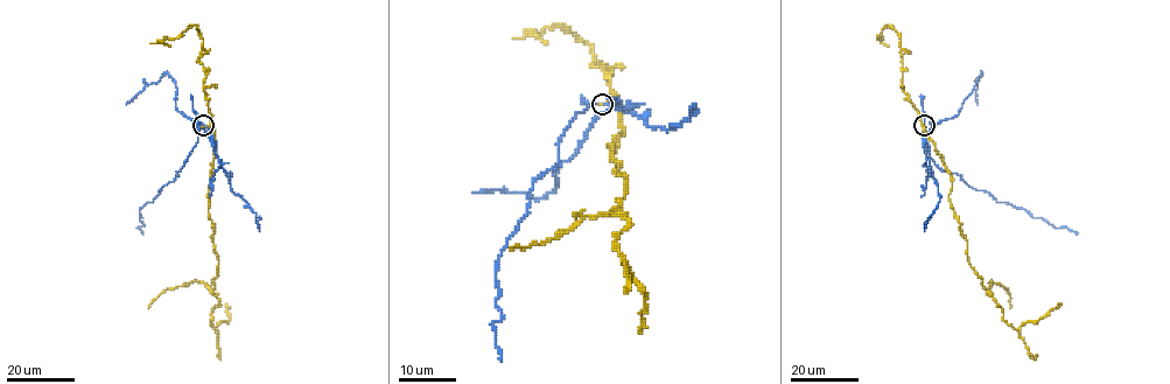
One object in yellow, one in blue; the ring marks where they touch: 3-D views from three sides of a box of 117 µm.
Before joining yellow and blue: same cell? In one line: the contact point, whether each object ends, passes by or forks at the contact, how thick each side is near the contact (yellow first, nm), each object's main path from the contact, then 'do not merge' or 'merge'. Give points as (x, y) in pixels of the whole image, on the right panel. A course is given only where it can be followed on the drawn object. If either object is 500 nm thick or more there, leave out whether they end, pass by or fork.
(924, 125) | yellow ends | blue passes by | 440/180 nm | yellow via (925, 125), (951, 174), (948, 200), (969, 266), (1002, 318), (1017, 328), (1062, 302) | blue via (925, 125), (929, 156), (944, 170), (957, 174), (997, 202), (1078, 234) | do not merge

